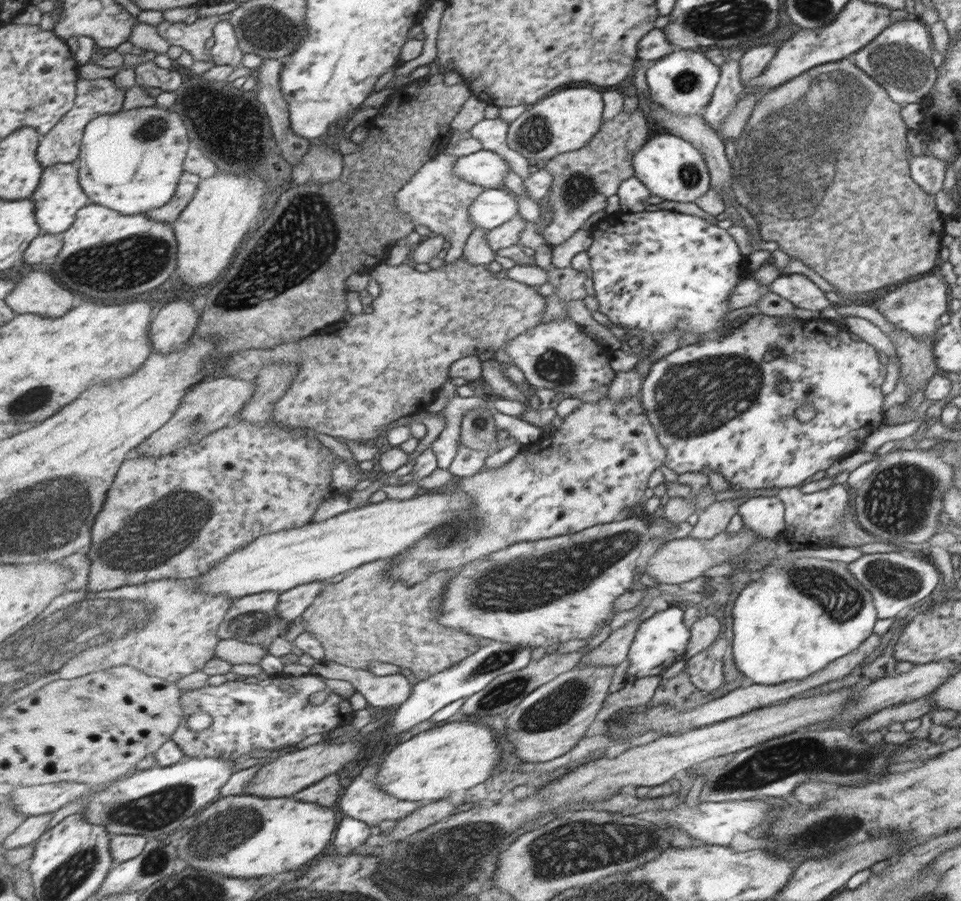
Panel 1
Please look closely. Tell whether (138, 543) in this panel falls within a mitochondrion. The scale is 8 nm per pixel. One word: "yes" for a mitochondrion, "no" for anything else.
yes

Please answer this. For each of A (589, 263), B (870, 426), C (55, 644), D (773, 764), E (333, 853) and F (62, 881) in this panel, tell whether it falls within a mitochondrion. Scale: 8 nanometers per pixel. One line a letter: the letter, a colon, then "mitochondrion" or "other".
A: other
B: other
C: mitochondrion
D: mitochondrion
E: other
F: mitochondrion

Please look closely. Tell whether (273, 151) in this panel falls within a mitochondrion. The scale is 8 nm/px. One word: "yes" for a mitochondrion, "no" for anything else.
no

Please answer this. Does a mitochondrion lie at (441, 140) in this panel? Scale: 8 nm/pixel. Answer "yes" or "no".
no

